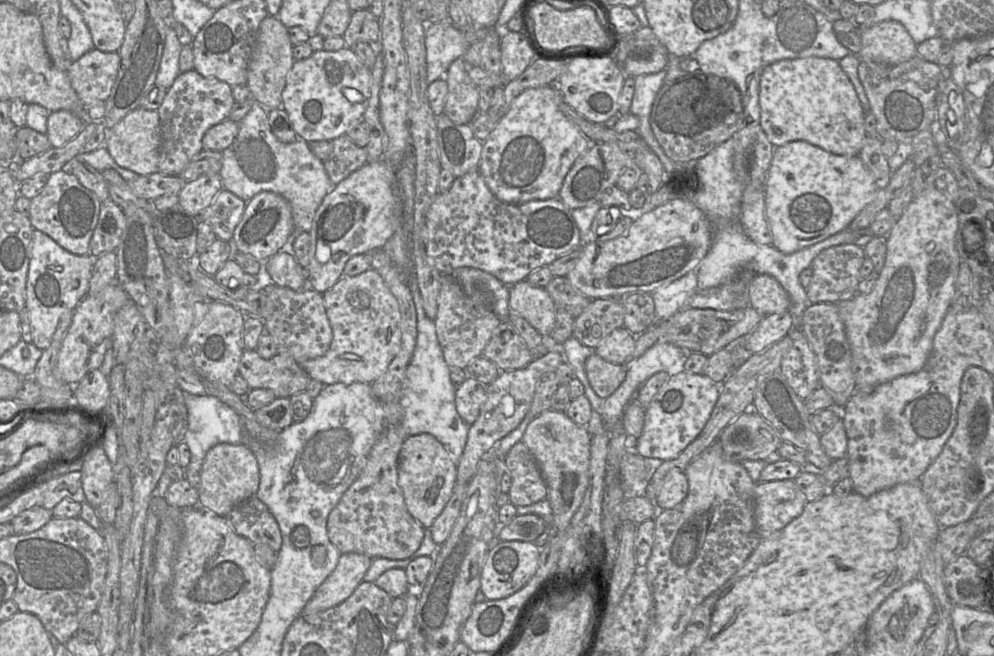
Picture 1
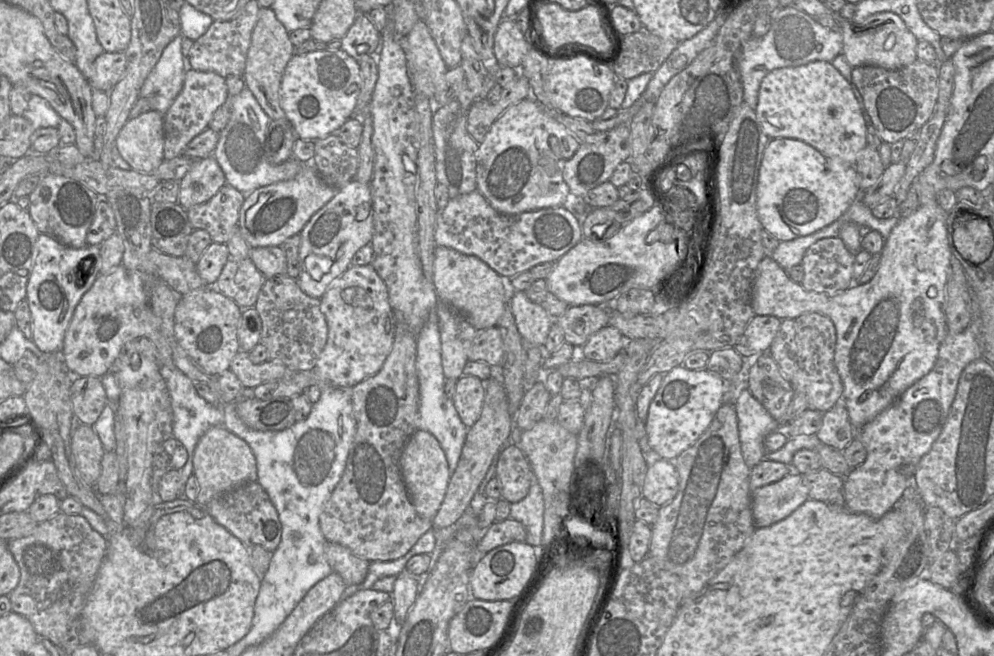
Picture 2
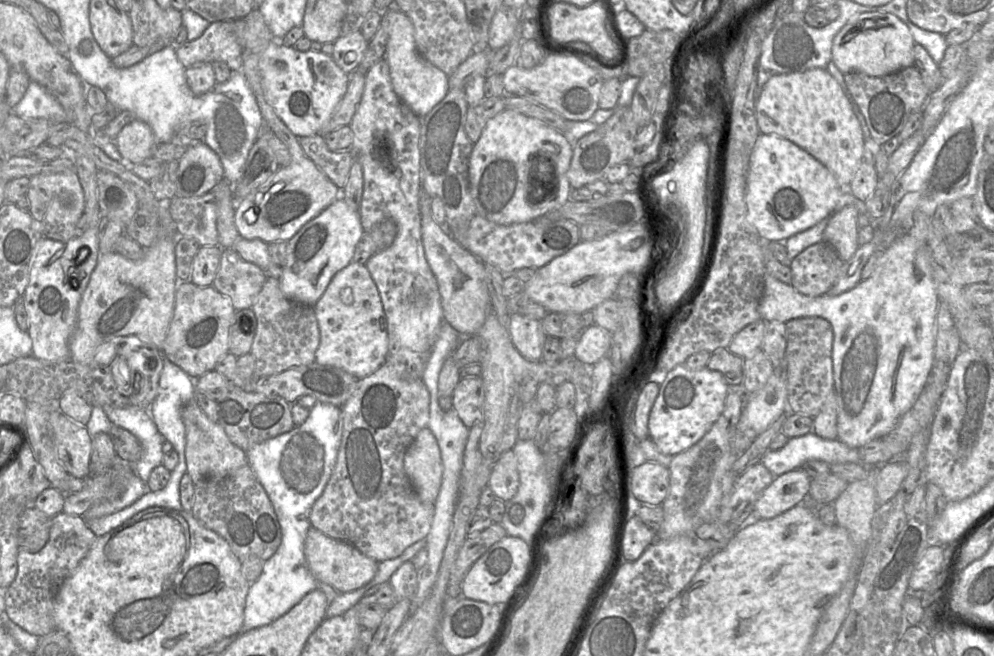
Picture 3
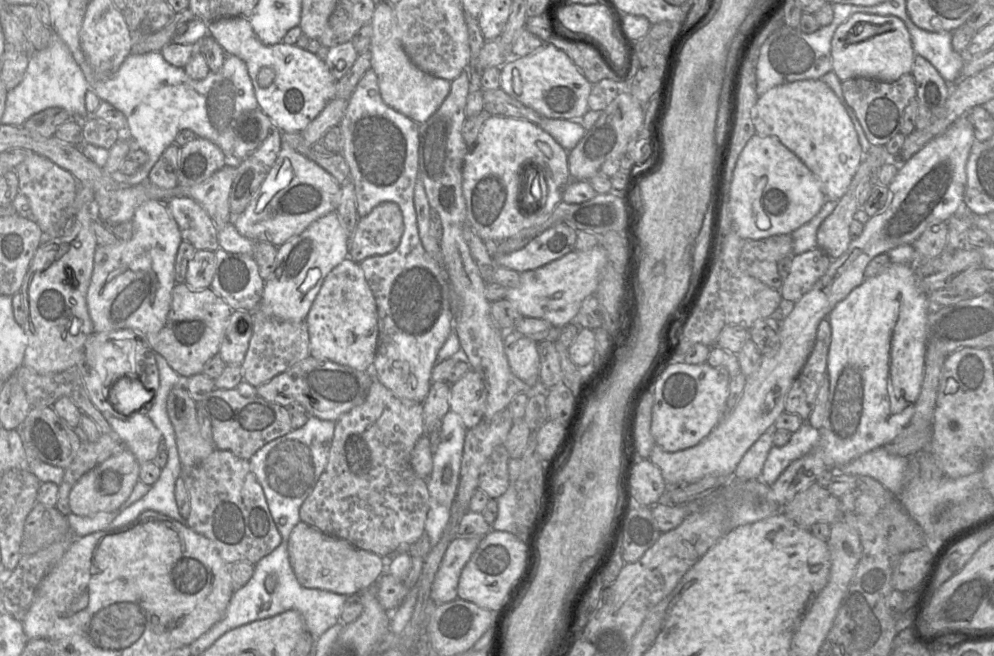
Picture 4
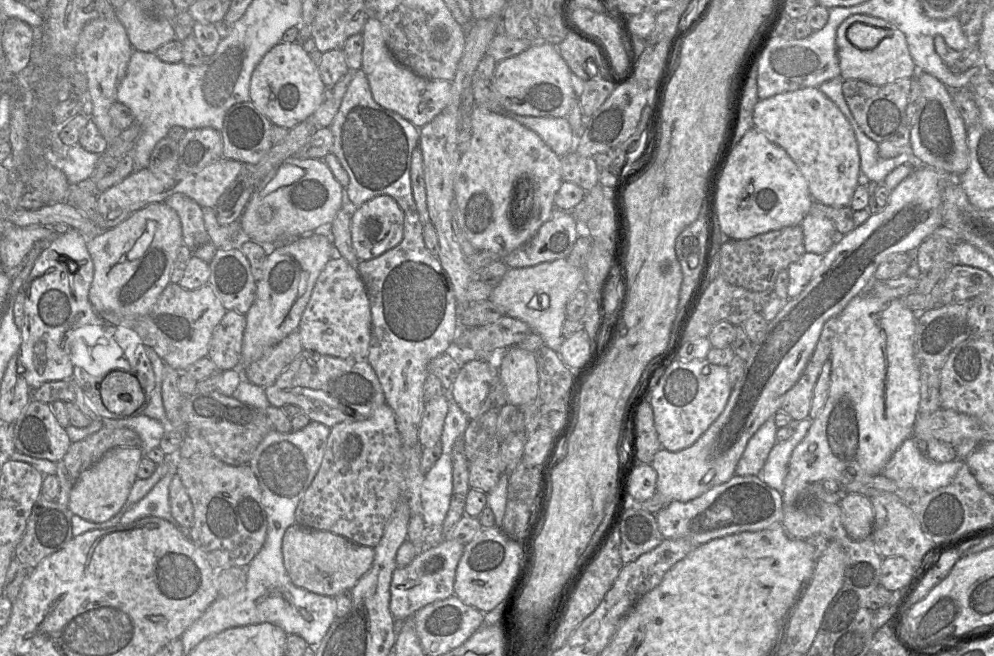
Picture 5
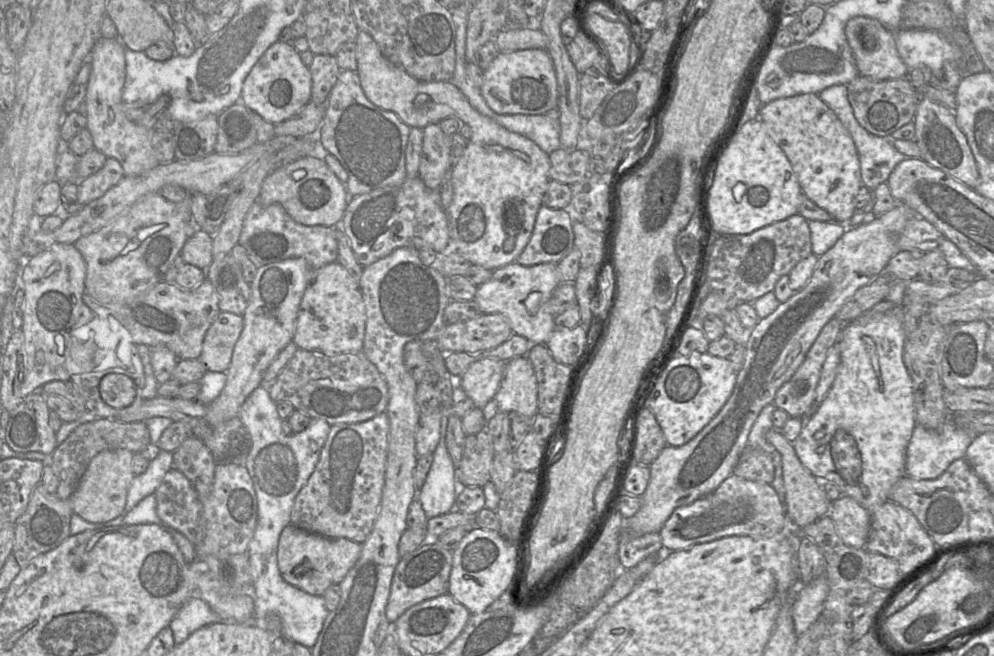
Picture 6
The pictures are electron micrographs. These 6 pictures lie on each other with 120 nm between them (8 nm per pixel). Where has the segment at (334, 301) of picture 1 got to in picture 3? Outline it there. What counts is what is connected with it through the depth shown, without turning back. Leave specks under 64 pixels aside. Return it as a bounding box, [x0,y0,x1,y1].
[314,262,388,379]

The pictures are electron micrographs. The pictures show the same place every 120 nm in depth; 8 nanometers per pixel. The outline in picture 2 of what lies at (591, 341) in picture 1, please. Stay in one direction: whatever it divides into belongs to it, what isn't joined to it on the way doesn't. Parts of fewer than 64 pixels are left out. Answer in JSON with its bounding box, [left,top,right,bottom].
[554,305,609,349]

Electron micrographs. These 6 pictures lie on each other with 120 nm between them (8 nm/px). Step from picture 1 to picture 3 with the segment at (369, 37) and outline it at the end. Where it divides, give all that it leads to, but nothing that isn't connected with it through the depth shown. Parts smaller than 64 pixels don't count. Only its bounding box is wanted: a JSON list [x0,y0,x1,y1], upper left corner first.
[332,30,369,73]

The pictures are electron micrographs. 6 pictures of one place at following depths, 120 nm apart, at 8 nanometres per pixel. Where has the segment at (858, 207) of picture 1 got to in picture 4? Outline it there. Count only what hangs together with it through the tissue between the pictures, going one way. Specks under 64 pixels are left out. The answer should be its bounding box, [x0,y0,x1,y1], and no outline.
[730,135,826,239]

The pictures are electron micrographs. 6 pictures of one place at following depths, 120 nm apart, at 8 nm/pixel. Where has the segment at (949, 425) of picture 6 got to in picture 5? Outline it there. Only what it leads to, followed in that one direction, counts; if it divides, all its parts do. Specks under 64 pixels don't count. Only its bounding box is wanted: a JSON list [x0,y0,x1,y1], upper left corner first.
[881,436,963,493]

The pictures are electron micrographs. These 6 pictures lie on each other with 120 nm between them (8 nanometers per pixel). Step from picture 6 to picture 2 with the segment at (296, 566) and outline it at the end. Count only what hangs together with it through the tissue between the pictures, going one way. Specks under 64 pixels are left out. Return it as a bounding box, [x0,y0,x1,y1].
[325,539,370,585]

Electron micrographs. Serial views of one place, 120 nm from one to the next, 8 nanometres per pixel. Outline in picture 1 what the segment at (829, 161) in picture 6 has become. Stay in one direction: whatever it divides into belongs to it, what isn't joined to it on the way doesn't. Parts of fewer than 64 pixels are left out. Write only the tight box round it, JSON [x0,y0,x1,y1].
[759,59,866,156]

